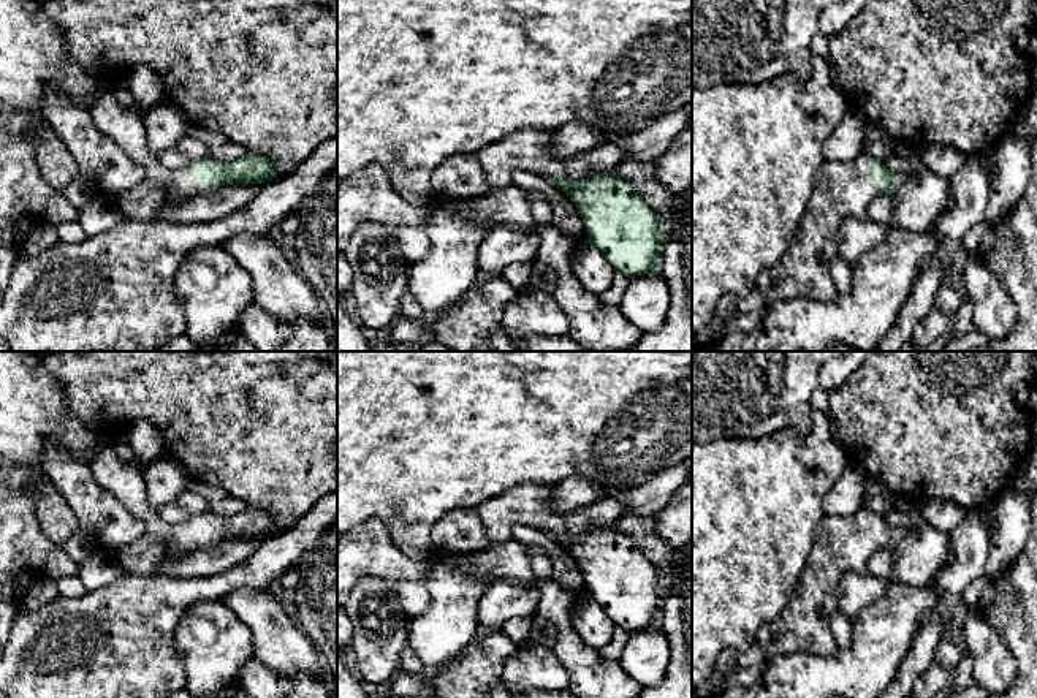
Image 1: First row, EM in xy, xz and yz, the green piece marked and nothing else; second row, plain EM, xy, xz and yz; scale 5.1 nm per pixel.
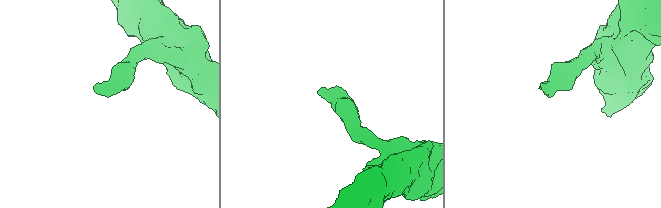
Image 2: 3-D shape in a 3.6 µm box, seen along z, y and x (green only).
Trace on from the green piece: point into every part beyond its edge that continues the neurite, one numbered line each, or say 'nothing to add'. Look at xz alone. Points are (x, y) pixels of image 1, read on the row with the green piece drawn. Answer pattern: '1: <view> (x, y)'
1: xz (529, 151)

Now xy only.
1: xy (121, 124)

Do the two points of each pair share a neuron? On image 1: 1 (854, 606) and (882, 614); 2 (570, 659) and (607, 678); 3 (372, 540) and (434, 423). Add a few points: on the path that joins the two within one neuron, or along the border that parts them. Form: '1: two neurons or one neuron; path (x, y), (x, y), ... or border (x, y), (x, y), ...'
1: two neurons; border (888, 583), (887, 589), (852, 622)
2: one neuron; path (580, 663), (597, 678)
3: two neurons; border (353, 527), (382, 519), (402, 553)

